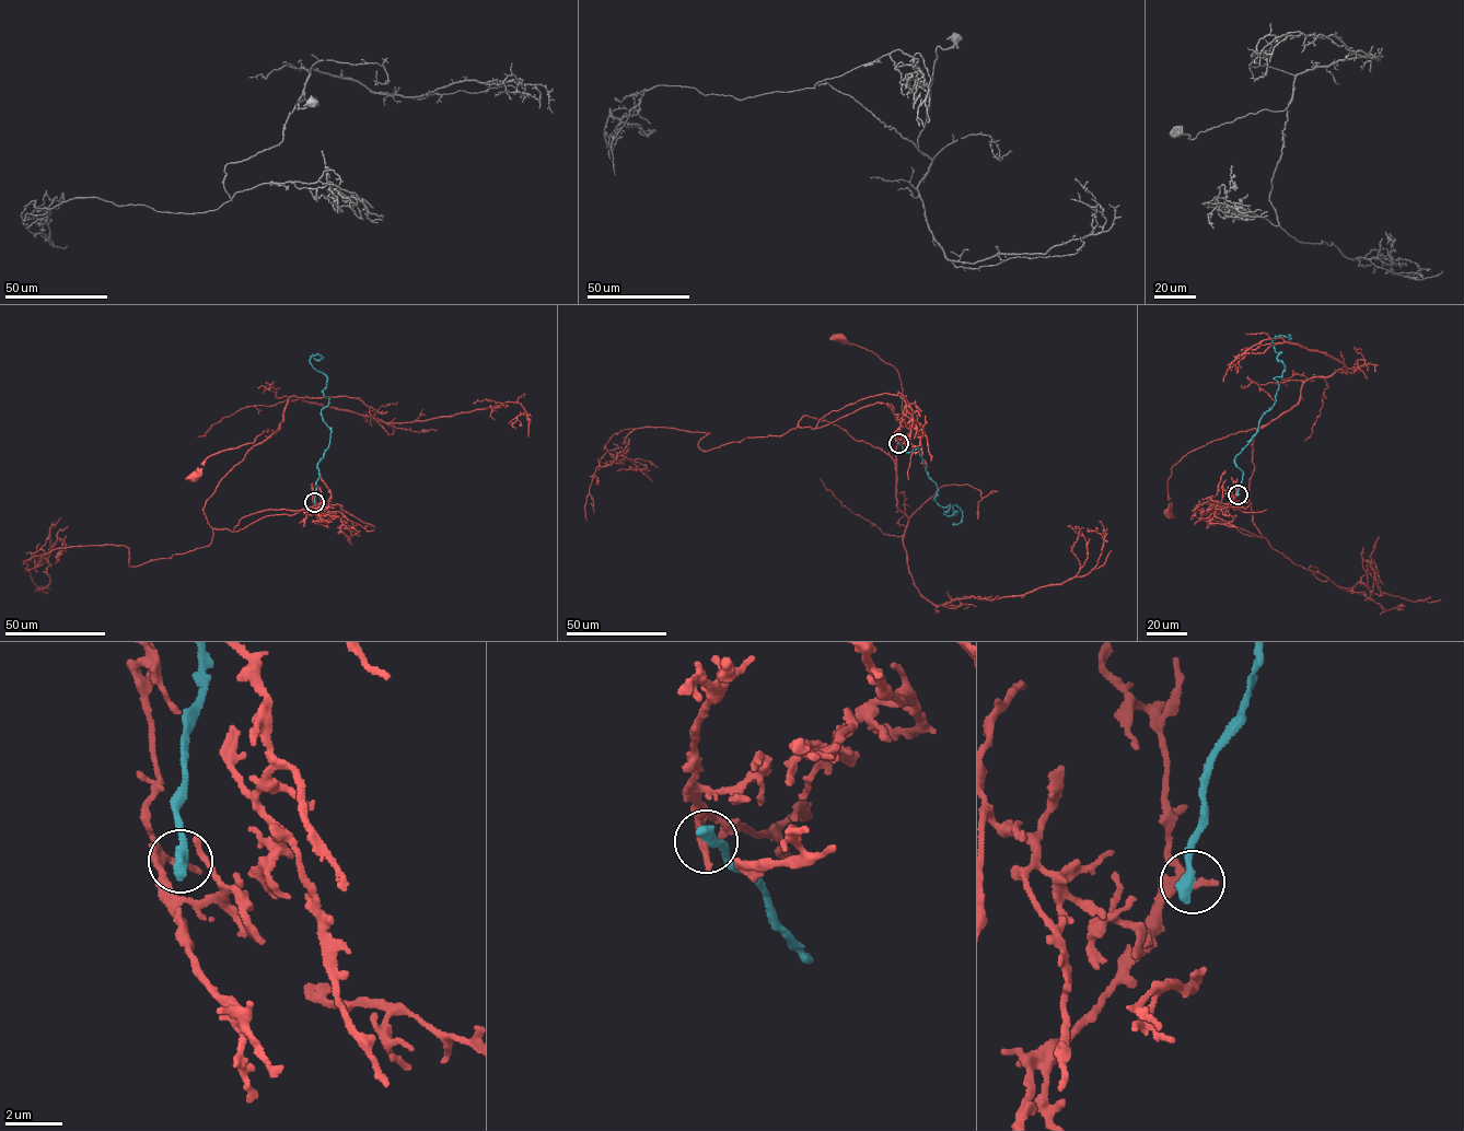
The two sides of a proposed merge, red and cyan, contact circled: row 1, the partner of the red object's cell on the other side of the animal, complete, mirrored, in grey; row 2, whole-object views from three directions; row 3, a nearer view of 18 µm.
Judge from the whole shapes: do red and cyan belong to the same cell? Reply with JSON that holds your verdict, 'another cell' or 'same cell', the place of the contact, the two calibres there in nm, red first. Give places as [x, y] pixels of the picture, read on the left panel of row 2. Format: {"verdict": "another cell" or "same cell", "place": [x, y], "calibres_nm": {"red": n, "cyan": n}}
{"verdict": "another cell", "place": [314, 502], "calibres_nm": {"red": 320, "cyan": 480}}

